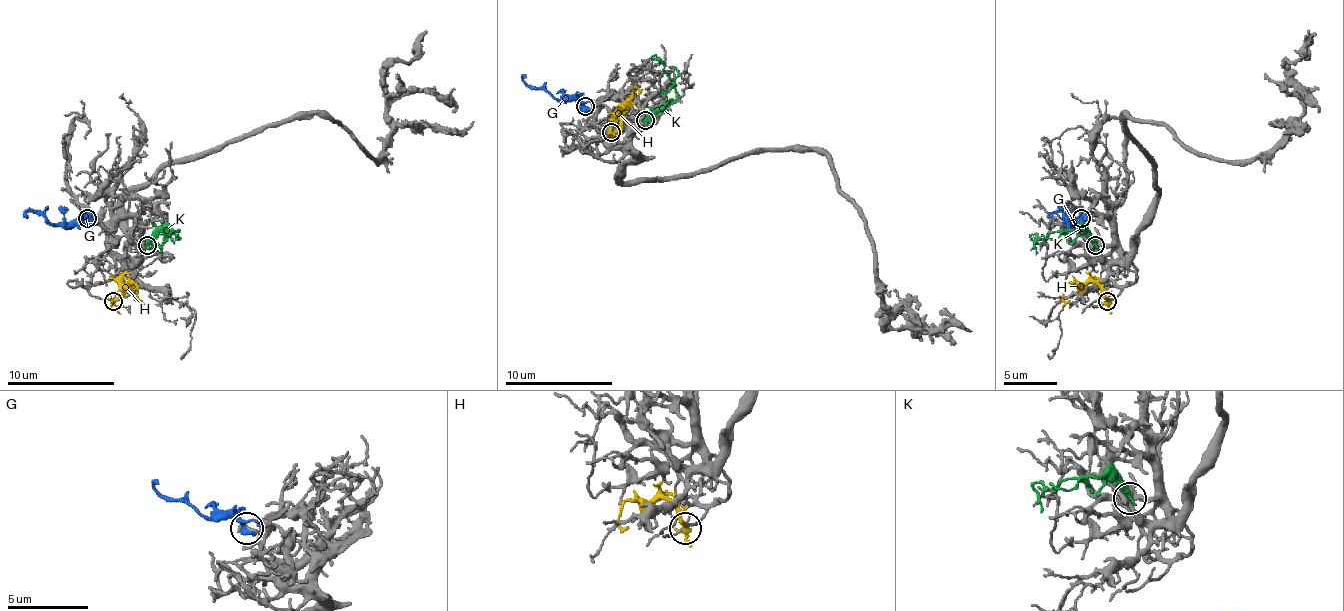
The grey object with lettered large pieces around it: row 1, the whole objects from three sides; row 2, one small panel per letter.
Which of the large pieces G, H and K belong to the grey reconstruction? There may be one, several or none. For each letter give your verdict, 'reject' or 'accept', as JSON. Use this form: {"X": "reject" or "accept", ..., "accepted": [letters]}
{"G": "reject", "H": "reject", "K": "accept", "accepted": ["K"]}

